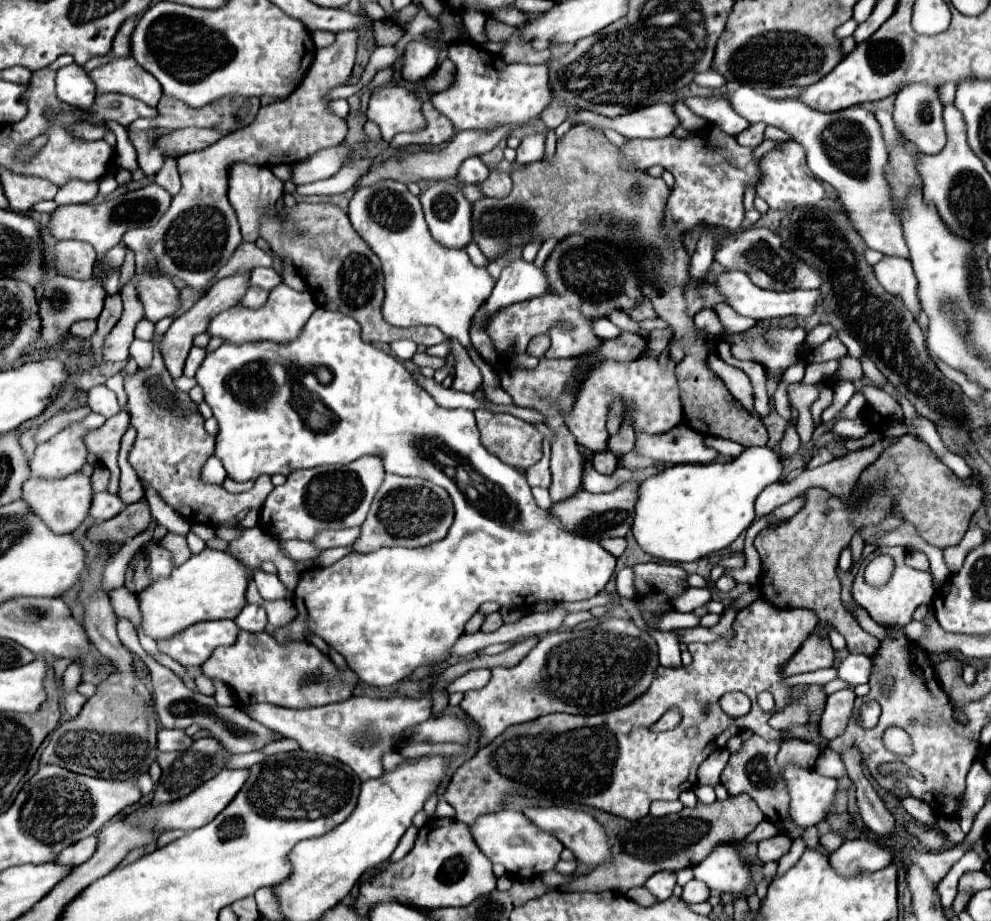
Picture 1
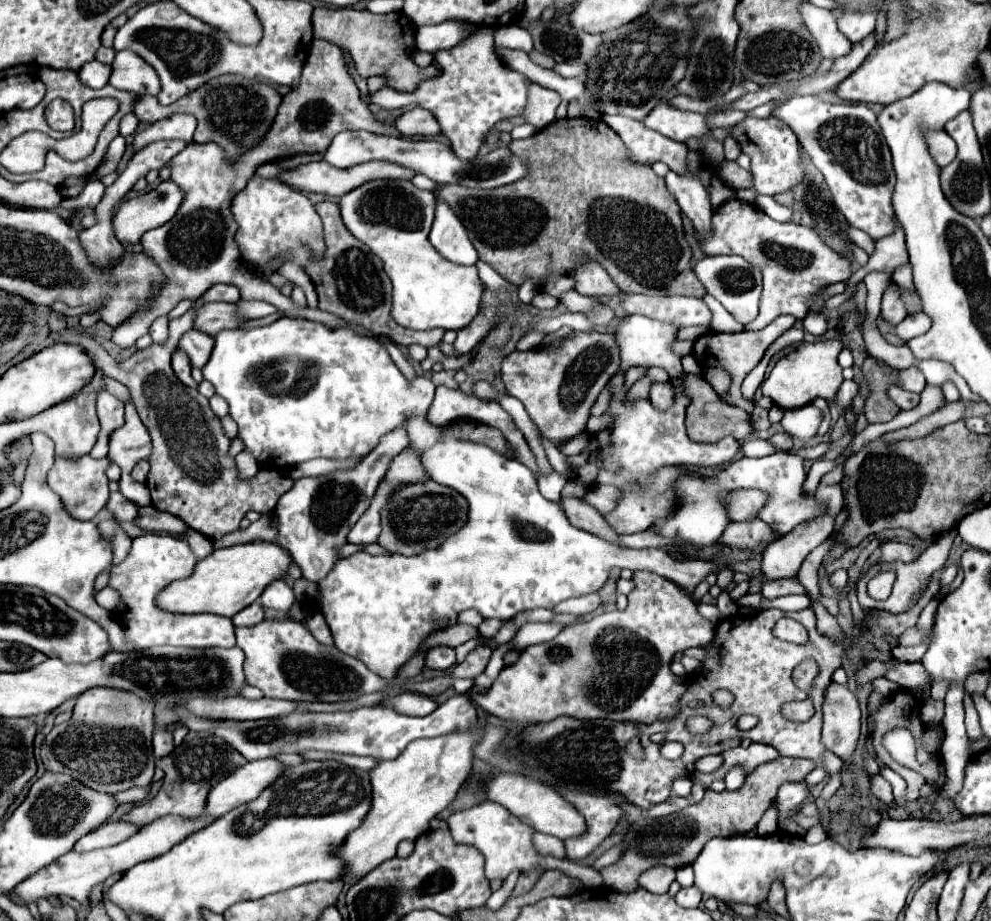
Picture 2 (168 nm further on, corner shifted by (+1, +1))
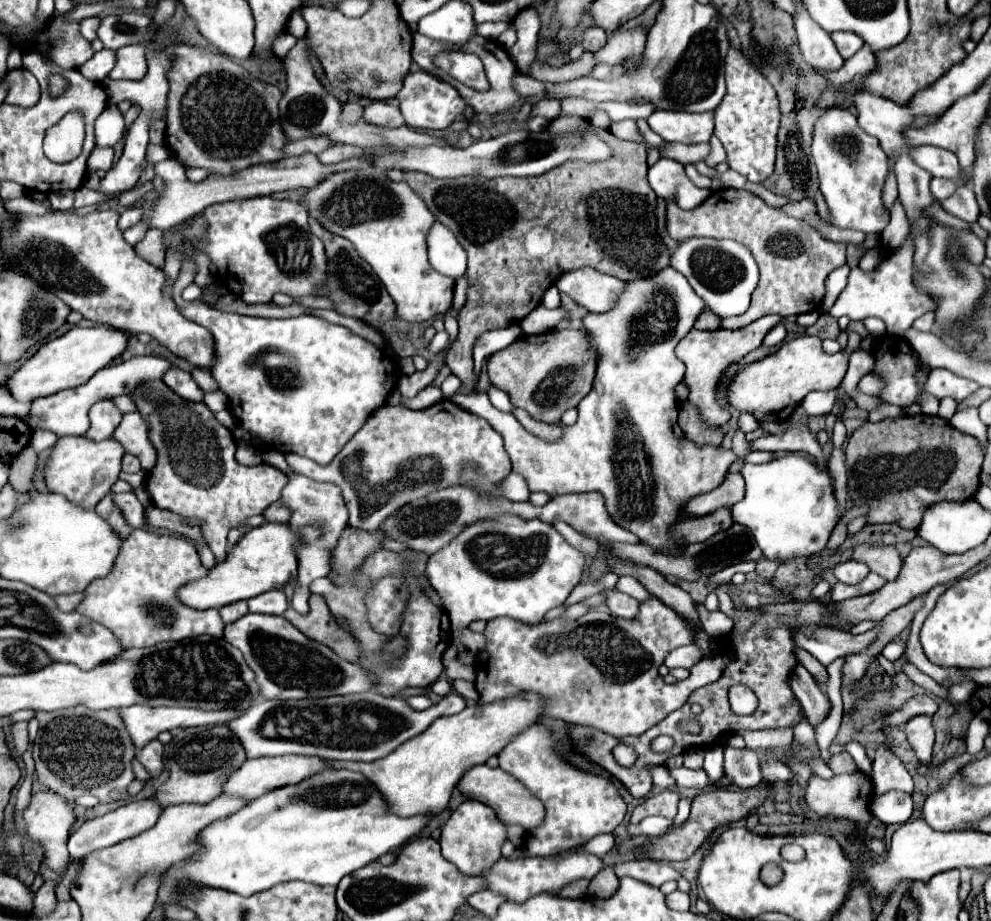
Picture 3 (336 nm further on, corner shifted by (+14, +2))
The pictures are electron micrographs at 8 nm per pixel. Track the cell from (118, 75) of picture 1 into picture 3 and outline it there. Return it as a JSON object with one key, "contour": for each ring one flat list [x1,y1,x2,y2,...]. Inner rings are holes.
{"contour":[[124,46,116,50,116,66,108,74,110,80,142,80,146,74,144,48]]}

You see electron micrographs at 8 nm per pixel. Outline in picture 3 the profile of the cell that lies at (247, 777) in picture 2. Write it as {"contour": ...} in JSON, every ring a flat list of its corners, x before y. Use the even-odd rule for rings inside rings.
{"contour":[[274,756,274,758,256,758,246,760,236,772,228,776,228,780,222,786,222,794,226,796,238,796,244,800,254,800,262,796,264,792,270,792,272,788,280,788,284,784,296,784,304,780,304,776,312,776,312,772,326,770,326,762,322,758,314,756]]}

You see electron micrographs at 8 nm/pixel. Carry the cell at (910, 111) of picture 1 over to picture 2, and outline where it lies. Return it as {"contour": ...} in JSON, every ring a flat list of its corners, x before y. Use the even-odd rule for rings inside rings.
{"contour":[[929,131,927,133,927,143,929,143,929,151,931,151,933,159,941,167,949,165,953,161,953,157,957,155,955,141,945,131]]}

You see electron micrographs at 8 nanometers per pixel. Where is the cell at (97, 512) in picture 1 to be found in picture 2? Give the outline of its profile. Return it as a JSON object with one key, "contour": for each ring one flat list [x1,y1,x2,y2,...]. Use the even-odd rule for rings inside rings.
{"contour":[[111,493,107,509,115,515,117,521,135,521,139,513,139,505,133,505,133,501,125,499,121,493]]}

